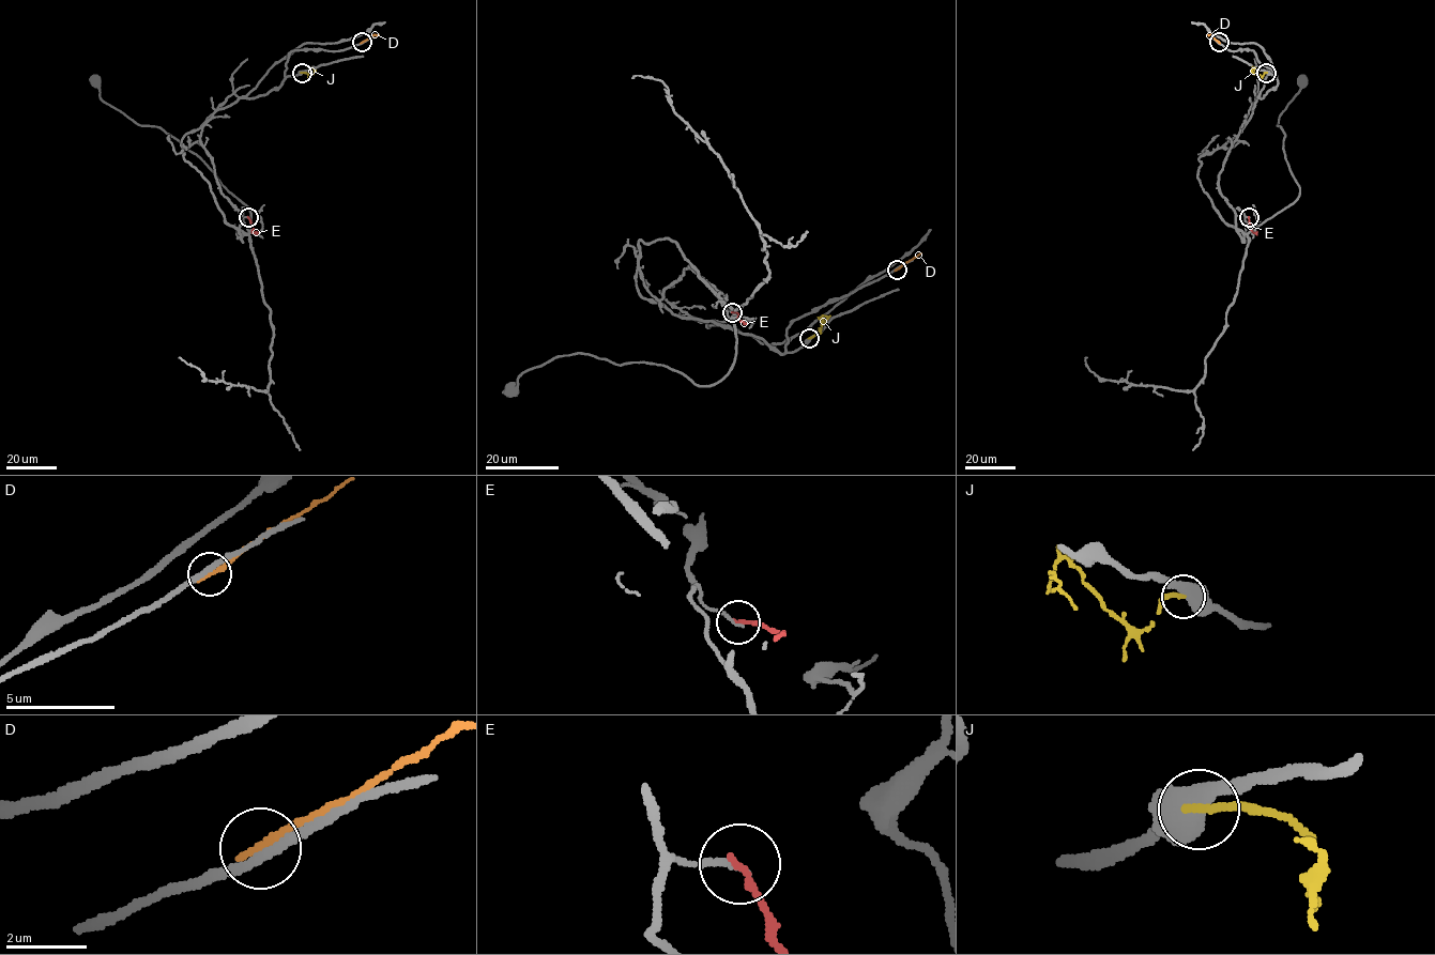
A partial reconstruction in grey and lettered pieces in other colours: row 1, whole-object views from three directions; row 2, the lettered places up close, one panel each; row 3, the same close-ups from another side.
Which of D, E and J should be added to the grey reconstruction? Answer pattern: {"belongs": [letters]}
{"belongs": []}

